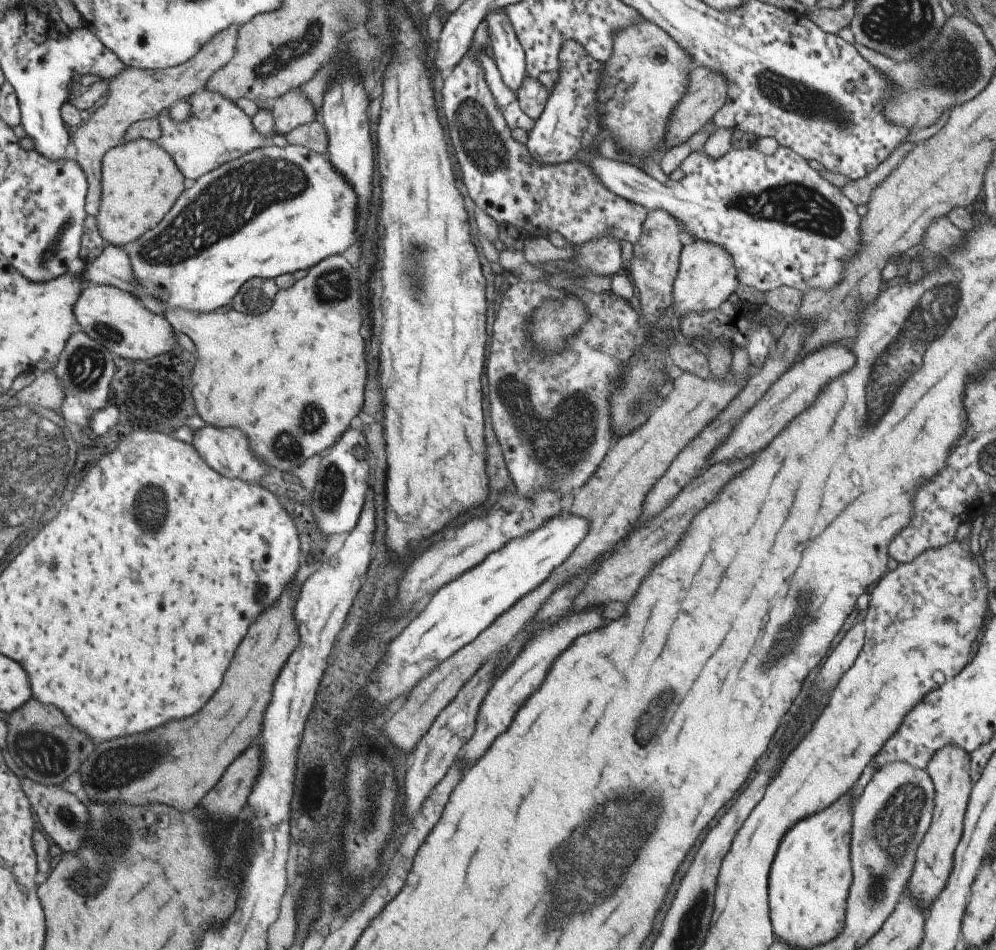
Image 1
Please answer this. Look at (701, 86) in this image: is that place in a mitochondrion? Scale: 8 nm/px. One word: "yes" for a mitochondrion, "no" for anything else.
no

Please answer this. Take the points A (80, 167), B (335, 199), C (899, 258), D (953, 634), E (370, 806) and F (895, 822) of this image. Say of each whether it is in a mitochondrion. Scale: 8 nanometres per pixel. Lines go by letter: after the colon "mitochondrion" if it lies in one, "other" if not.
A: other
B: other
C: other
D: other
E: mitochondrion
F: mitochondrion

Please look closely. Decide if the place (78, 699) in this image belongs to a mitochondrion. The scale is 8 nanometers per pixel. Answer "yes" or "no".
no

